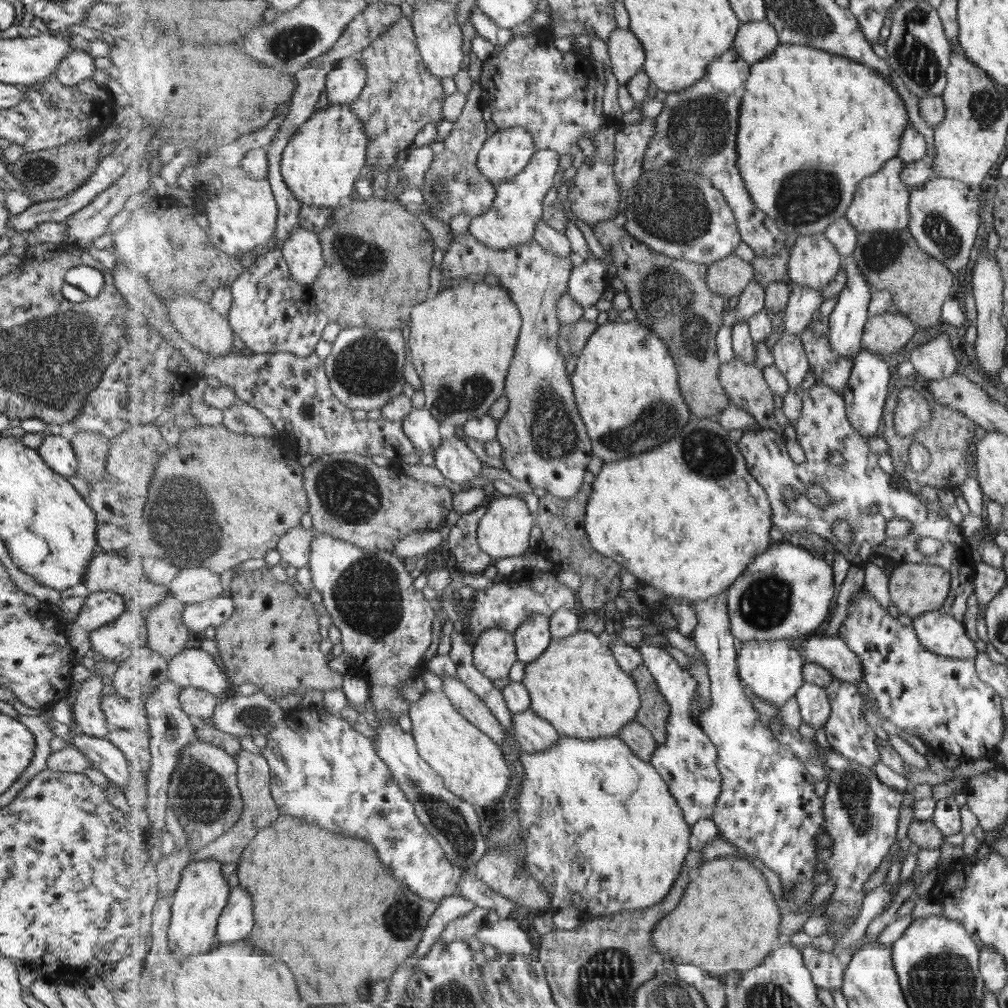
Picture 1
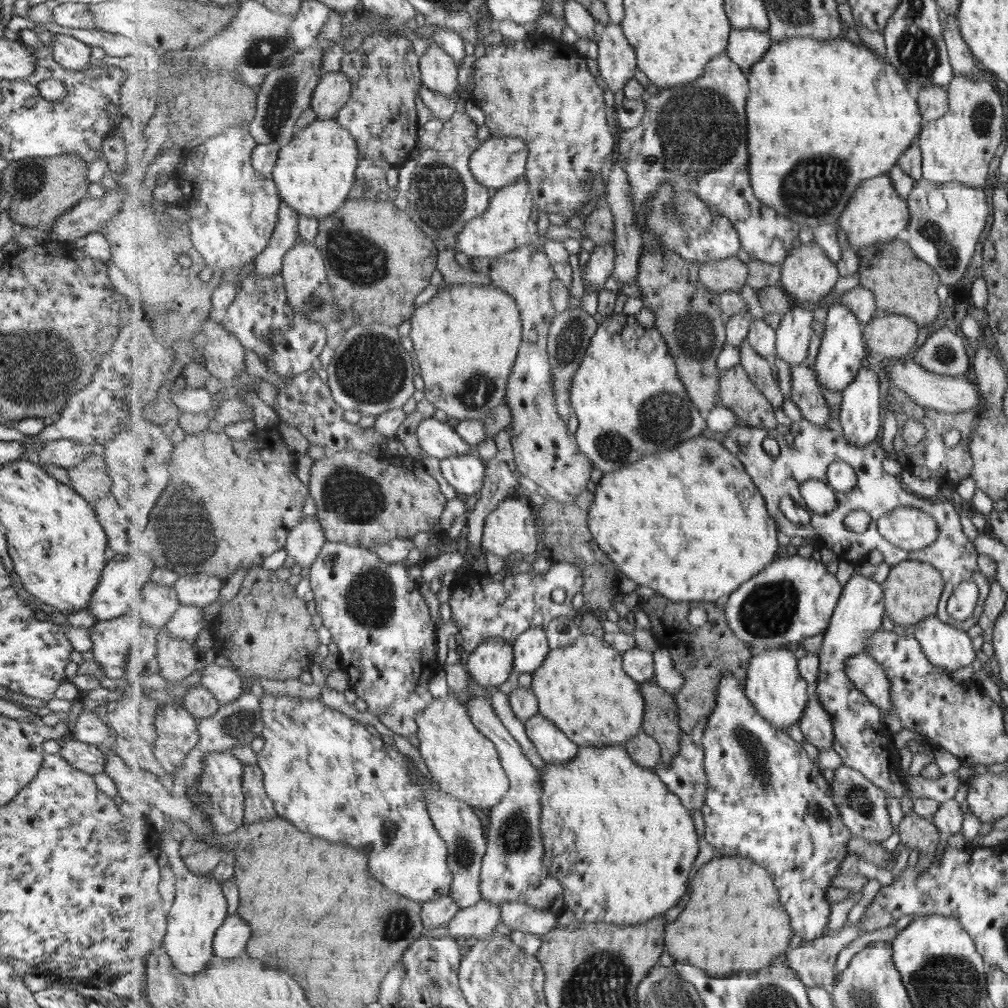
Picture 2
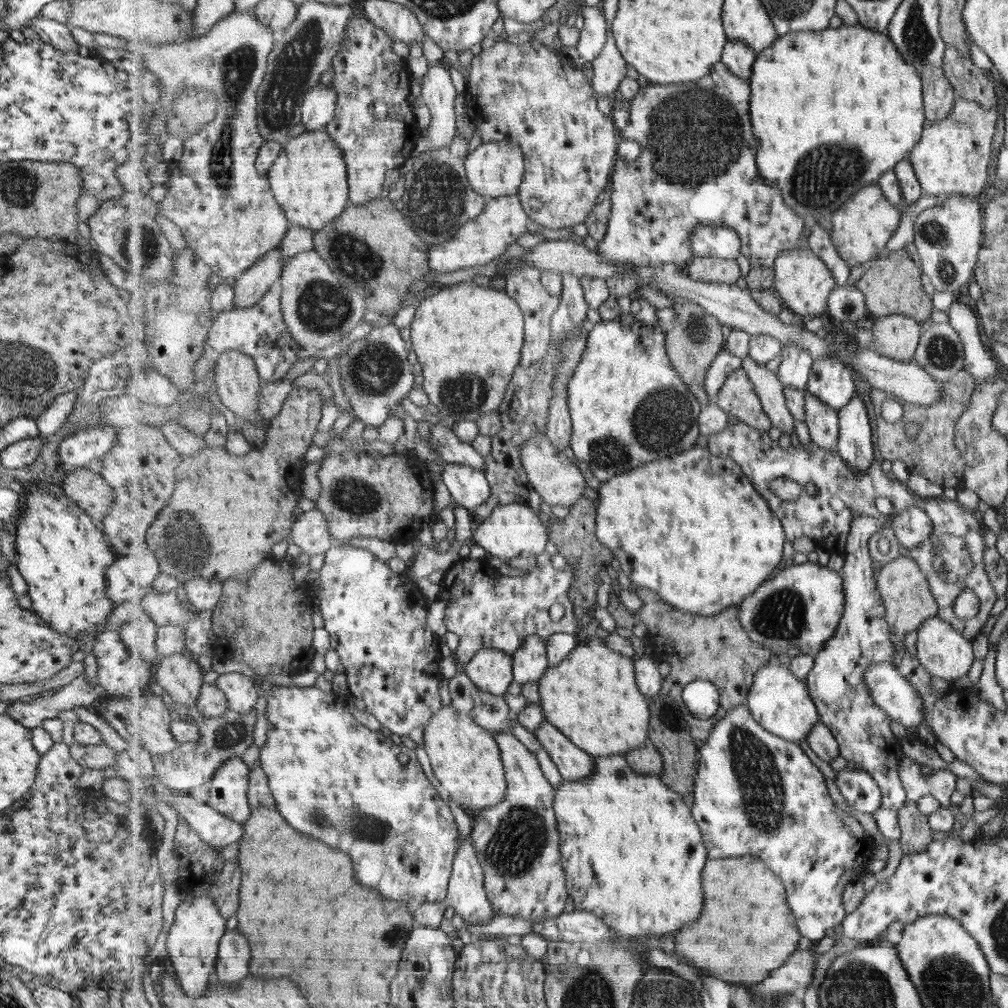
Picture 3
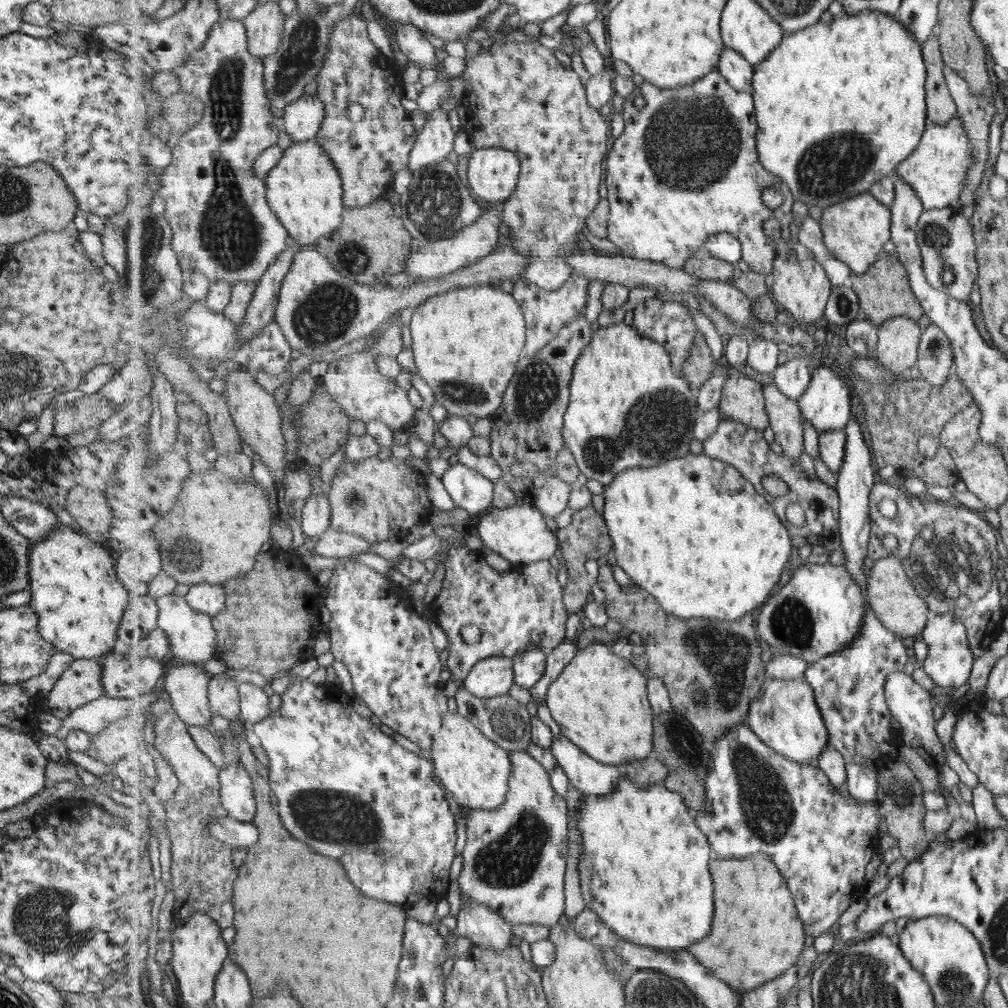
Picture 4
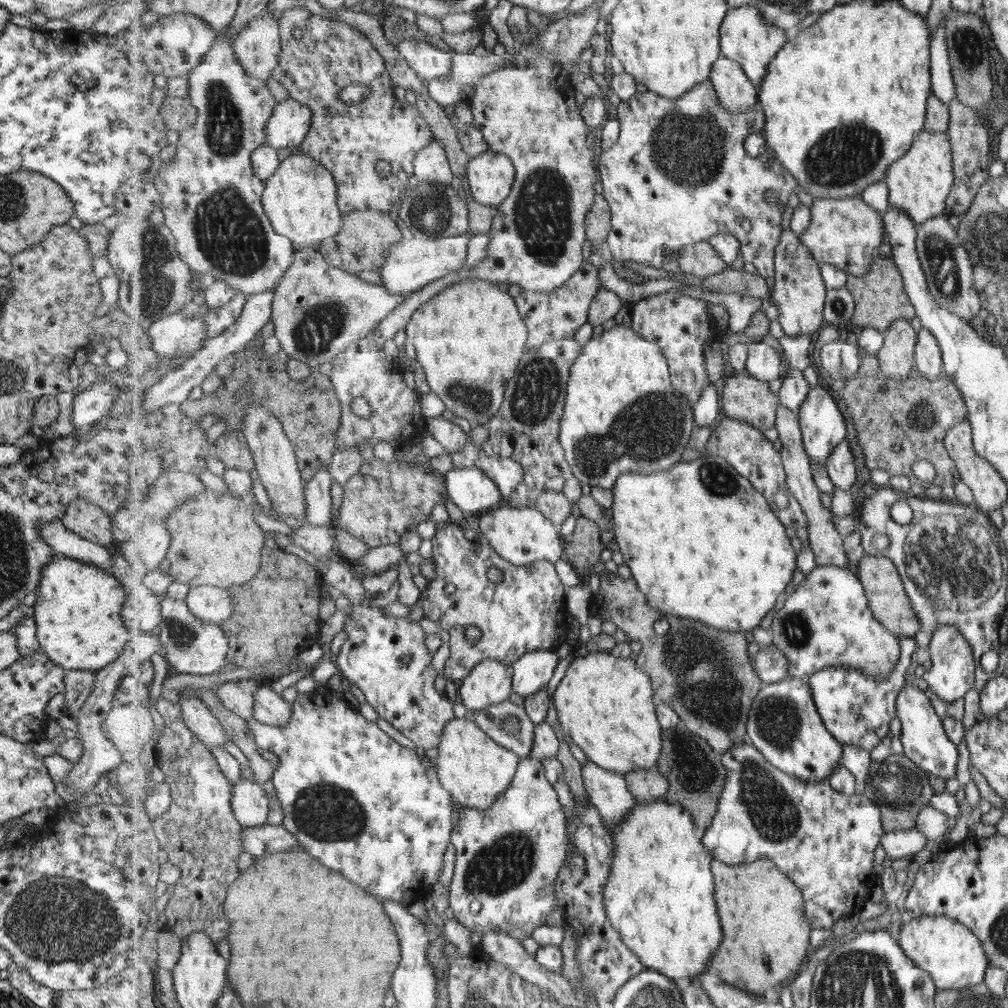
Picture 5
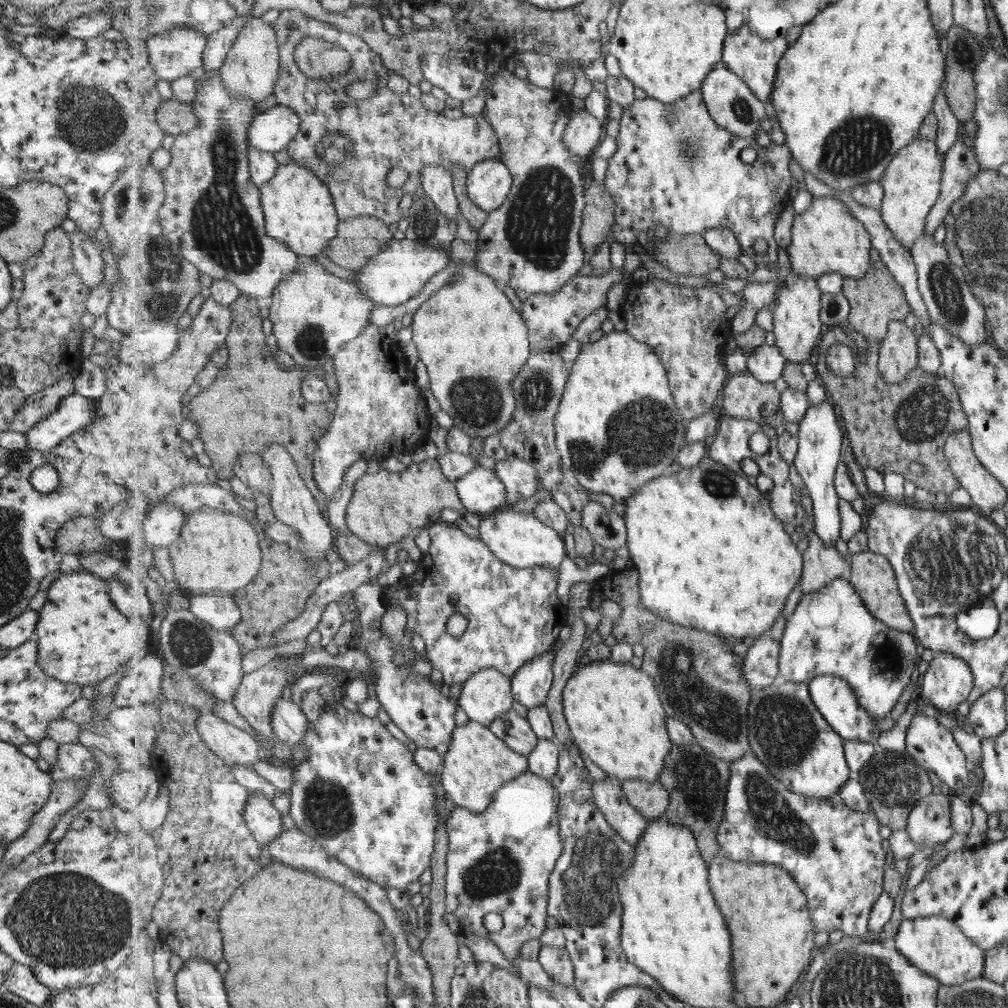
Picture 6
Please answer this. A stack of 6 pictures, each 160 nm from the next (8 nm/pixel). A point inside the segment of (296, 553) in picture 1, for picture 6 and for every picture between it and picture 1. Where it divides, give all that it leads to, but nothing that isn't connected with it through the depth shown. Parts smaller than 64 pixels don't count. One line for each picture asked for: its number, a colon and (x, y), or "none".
2: (305, 543)
3: (311, 533)
4: (316, 517)
5: (318, 491)
6: (381, 412)

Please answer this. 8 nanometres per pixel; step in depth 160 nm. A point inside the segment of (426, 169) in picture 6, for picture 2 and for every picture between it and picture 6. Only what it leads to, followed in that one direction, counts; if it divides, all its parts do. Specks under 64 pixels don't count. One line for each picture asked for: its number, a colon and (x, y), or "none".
2: (438, 70)
3: (438, 91)
4: (436, 140)
5: (431, 166)

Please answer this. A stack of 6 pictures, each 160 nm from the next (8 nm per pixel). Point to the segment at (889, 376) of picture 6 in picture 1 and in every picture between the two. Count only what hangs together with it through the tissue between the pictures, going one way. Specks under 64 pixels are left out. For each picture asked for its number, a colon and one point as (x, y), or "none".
1: (886, 333)
2: (893, 336)
3: (898, 336)
4: (900, 337)
5: (898, 356)

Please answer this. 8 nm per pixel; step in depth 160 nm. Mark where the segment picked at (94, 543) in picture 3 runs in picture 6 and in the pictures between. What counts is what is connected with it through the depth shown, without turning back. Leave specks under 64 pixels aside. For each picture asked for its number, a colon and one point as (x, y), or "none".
4: (77, 599)
5: (76, 612)
6: (81, 637)

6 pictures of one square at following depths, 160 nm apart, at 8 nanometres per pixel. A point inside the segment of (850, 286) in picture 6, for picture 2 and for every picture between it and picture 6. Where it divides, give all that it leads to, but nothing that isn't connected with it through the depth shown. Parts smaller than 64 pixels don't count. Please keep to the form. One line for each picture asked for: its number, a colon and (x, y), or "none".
2: (904, 284)
3: (892, 284)
4: (885, 291)
5: (881, 298)

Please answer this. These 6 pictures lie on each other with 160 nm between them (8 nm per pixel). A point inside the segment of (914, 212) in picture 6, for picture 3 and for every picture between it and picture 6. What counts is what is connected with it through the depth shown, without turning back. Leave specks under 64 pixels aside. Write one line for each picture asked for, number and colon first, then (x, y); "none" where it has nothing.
3: (951, 158)
4: (938, 170)
5: (920, 183)

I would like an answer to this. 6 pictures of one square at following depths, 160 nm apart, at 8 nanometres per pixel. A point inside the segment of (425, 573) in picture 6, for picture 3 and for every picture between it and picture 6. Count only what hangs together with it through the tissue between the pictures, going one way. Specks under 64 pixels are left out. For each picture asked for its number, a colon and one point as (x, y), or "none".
3: (486, 609)
4: (523, 605)
5: (525, 612)

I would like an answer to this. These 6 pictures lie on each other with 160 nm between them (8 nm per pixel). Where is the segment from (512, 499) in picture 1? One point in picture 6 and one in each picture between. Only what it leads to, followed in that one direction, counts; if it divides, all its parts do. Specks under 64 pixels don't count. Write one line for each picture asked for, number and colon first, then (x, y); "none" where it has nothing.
2: (510, 529)
3: (514, 529)
4: (520, 535)
5: (523, 536)
6: (520, 539)

